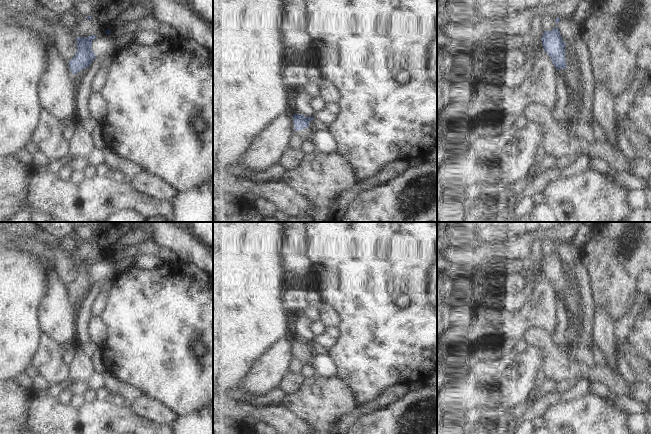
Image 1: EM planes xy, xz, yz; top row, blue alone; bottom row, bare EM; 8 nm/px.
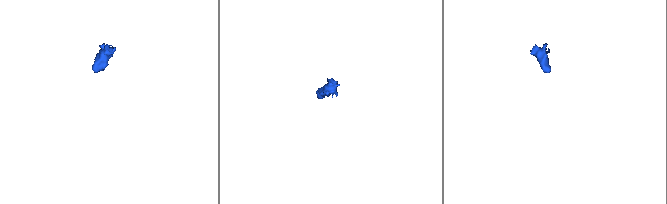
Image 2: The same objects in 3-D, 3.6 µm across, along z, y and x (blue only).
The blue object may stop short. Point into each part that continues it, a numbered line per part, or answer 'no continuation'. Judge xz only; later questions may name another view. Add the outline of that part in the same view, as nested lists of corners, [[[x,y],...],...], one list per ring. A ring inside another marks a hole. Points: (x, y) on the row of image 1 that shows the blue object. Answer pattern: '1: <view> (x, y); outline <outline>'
1: xz (307, 134); outline [[[312,121],[309,122],[309,127],[303,130],[295,131],[304,141],[312,141],[317,130]]]

